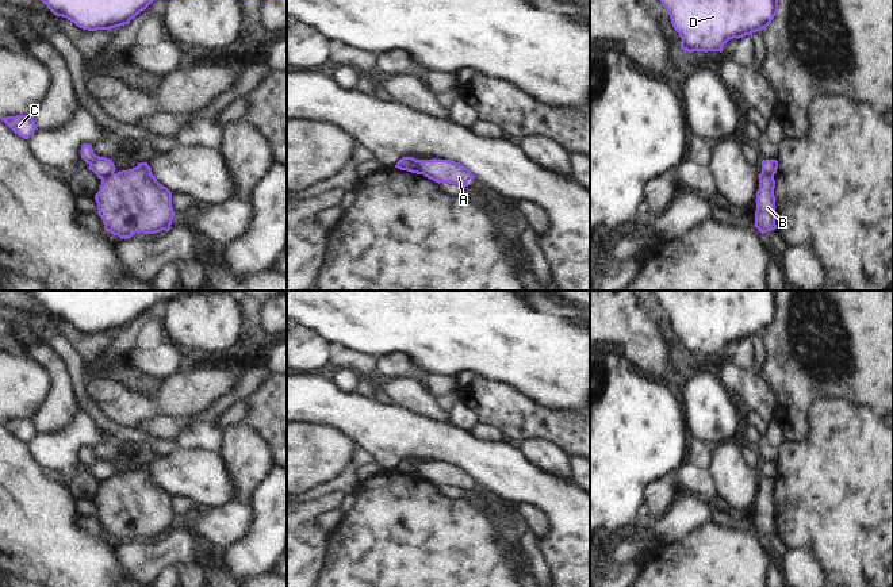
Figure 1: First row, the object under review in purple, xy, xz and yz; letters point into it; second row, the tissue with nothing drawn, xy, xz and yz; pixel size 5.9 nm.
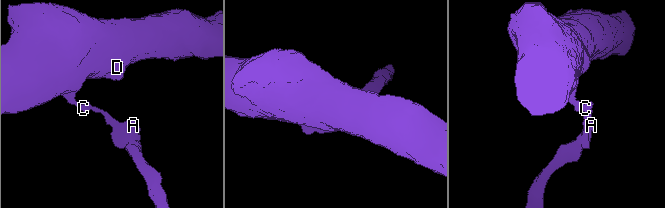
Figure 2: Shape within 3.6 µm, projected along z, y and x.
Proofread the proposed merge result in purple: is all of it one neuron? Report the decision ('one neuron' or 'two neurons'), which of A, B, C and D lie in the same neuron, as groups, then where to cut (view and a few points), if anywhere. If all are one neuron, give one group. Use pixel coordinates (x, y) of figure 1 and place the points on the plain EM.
two neurons; groups A B / C D; cut xz (413, 461), (421, 476)

